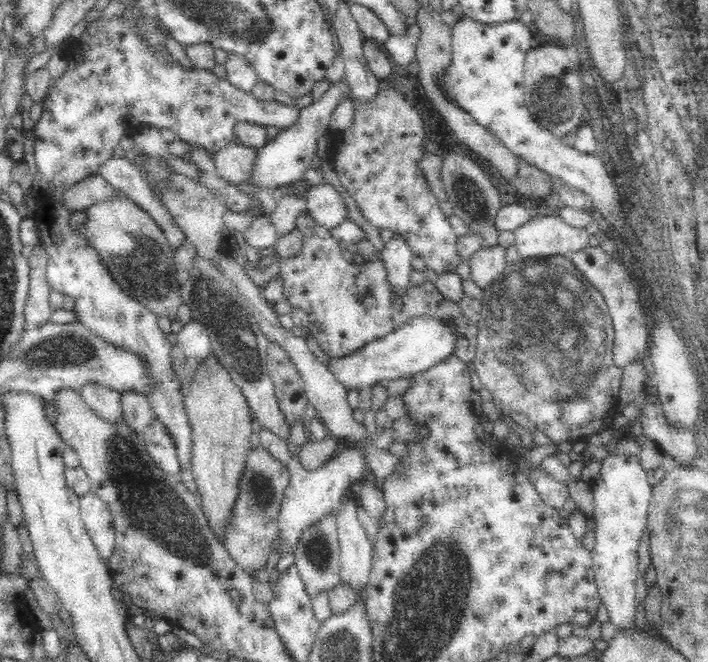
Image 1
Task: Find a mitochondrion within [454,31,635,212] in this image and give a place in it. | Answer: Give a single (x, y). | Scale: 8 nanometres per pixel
(551, 93)

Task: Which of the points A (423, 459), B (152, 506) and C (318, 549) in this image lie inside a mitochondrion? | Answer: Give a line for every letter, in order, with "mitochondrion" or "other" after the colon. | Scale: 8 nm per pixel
A: mitochondrion
B: mitochondrion
C: mitochondrion

